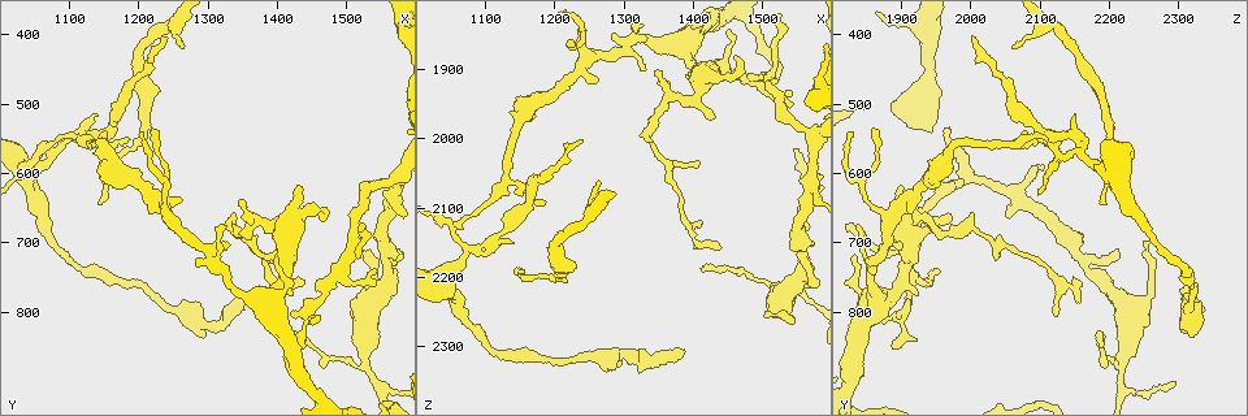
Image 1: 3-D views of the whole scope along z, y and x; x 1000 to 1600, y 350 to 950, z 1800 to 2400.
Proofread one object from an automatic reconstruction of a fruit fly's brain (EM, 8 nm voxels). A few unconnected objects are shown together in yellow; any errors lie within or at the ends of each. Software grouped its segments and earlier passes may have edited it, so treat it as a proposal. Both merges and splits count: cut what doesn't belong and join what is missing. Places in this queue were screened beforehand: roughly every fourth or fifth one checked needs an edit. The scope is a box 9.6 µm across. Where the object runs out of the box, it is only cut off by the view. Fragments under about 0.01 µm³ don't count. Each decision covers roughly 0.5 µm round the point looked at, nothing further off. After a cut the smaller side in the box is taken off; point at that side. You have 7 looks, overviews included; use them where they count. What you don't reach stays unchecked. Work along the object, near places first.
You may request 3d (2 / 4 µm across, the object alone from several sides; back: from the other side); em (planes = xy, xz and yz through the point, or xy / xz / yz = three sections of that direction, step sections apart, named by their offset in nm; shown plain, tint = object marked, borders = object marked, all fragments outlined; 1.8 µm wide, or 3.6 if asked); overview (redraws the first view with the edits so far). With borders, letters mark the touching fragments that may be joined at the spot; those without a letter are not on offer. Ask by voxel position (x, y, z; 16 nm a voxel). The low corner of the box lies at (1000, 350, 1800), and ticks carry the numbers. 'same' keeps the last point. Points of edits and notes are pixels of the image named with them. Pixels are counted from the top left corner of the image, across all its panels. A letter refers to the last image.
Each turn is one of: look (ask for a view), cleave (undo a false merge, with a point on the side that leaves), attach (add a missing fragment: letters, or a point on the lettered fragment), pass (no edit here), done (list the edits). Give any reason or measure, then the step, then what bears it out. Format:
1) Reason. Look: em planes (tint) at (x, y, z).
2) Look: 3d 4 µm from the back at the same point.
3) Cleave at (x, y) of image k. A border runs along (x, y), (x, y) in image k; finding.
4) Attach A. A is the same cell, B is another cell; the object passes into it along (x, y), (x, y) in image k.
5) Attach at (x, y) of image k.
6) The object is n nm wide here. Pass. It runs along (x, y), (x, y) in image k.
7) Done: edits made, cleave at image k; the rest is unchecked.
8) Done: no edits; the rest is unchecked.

Thin end. Look: 3d 2 µm at (1410, 855, 2185).

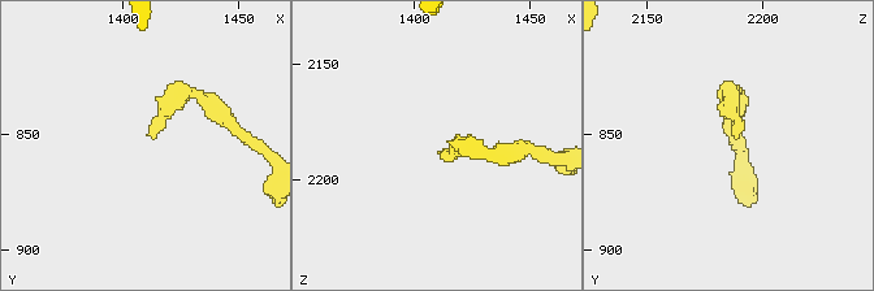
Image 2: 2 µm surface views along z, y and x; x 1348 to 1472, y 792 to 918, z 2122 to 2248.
Look: em 3.6 µm planes (borders) at (1412, 852, 2187).

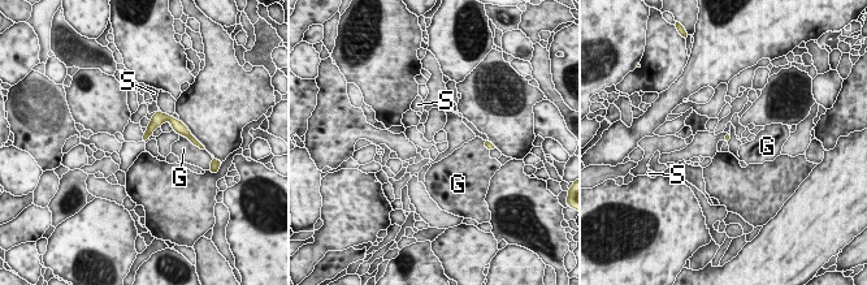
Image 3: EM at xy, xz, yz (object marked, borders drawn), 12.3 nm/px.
Pass. G and S are other cells; no lettered fragment goes on from it.

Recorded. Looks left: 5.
Sharp bend. Look: em planes (tint) at (1515, 760, 1940).

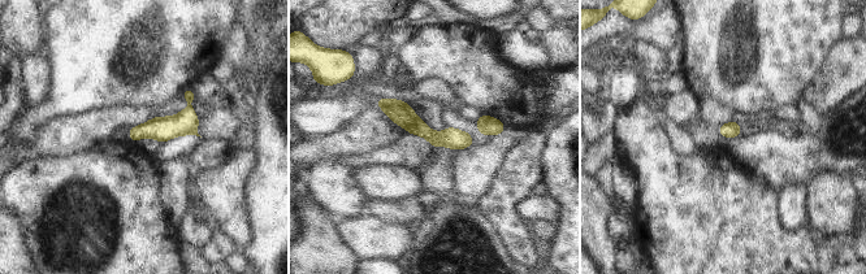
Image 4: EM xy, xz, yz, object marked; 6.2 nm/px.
What lies round it. Look: em planes (borders) at the same point.

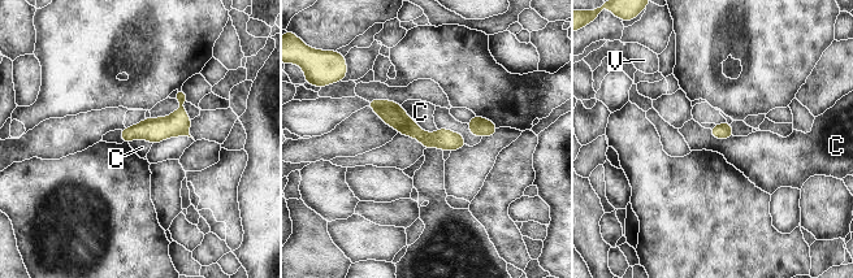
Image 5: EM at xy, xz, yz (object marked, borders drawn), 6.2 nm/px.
Pass. C and V are other cells; it runs along (372, 103), (425, 139), (462, 143) in image 5; one neuron here.

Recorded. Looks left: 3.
Looks like a crossing. Look: em 3.6 µm xz step 4 (tint) at (1070, 575, 2155).

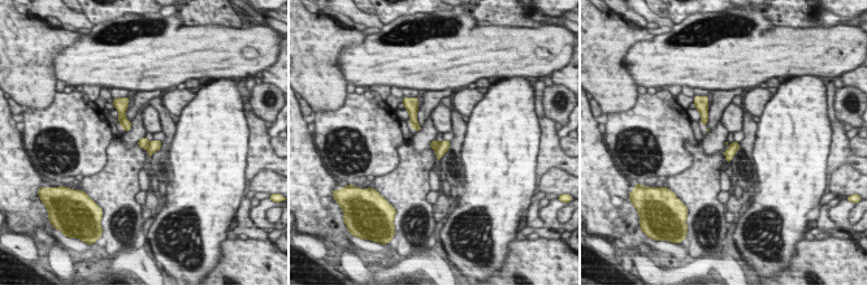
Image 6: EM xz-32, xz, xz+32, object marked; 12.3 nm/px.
Cut it another way. Look: em 3.6 µm planes (borders) at the same point.

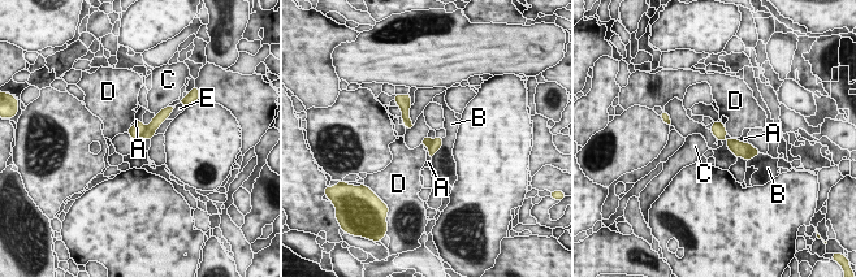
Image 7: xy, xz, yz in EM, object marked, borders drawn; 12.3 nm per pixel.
Cleave at (159, 118) of image 7. A, B, C, D and E are other cells; the part that leaves runs along (163, 112), (146, 135) in image 7; two neurons meet here.

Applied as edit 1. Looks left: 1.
Done: edits made, cleave at image 7; the rest is unchecked.

